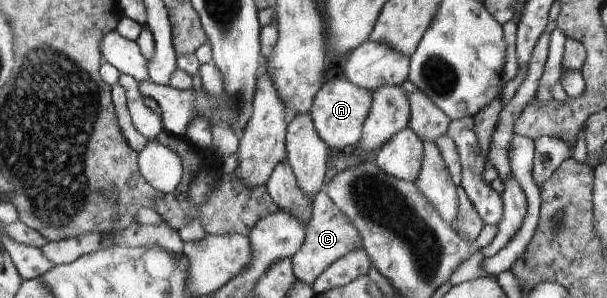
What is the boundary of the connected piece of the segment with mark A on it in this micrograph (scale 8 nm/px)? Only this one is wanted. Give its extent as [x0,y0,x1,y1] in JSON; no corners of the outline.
[309,78,372,150]

